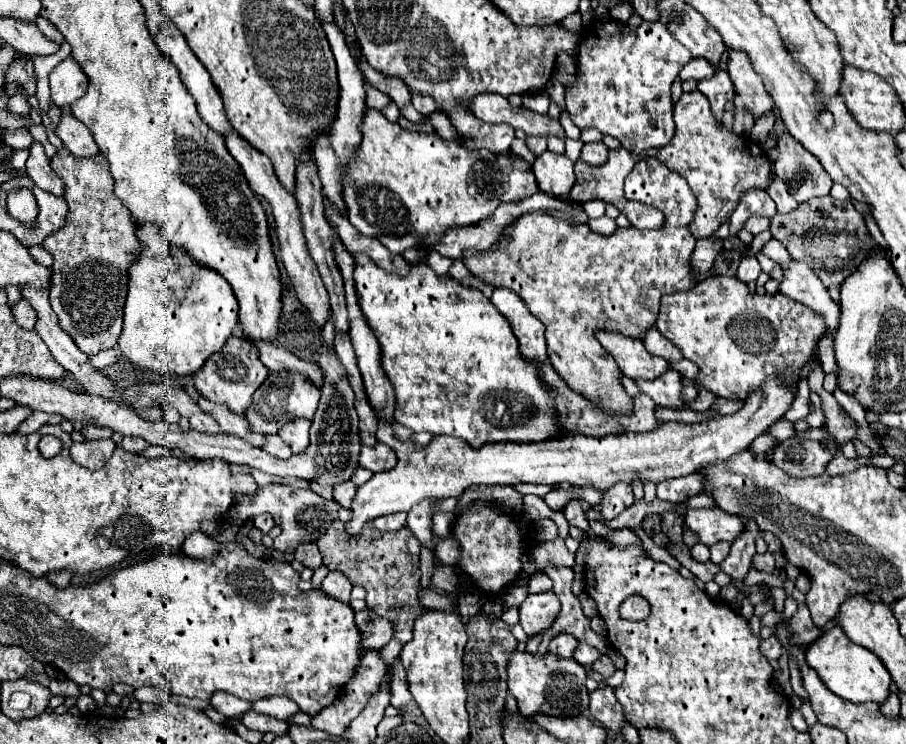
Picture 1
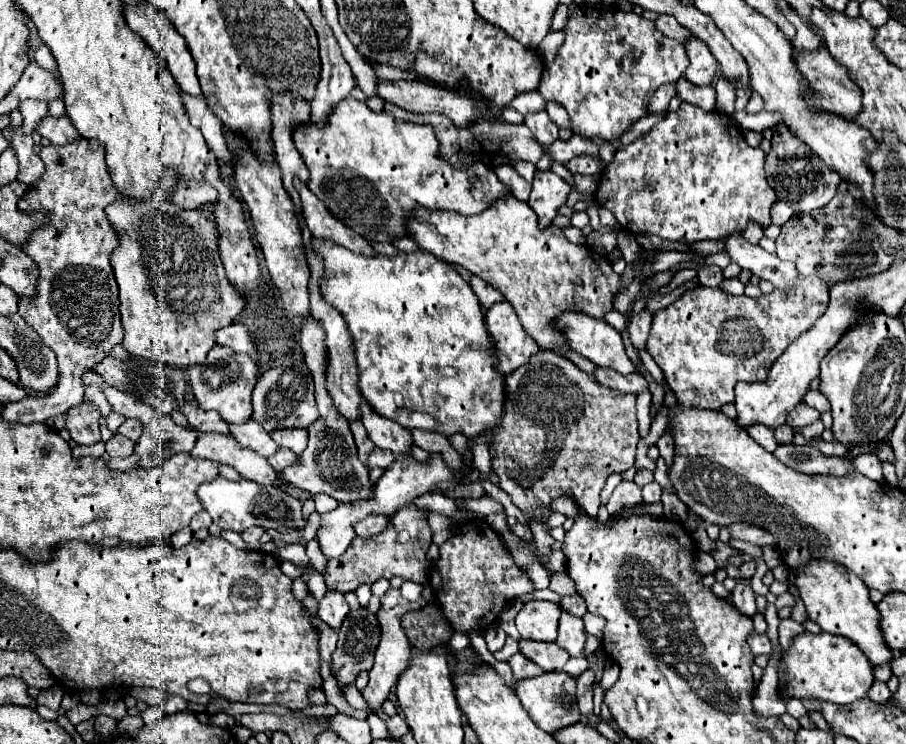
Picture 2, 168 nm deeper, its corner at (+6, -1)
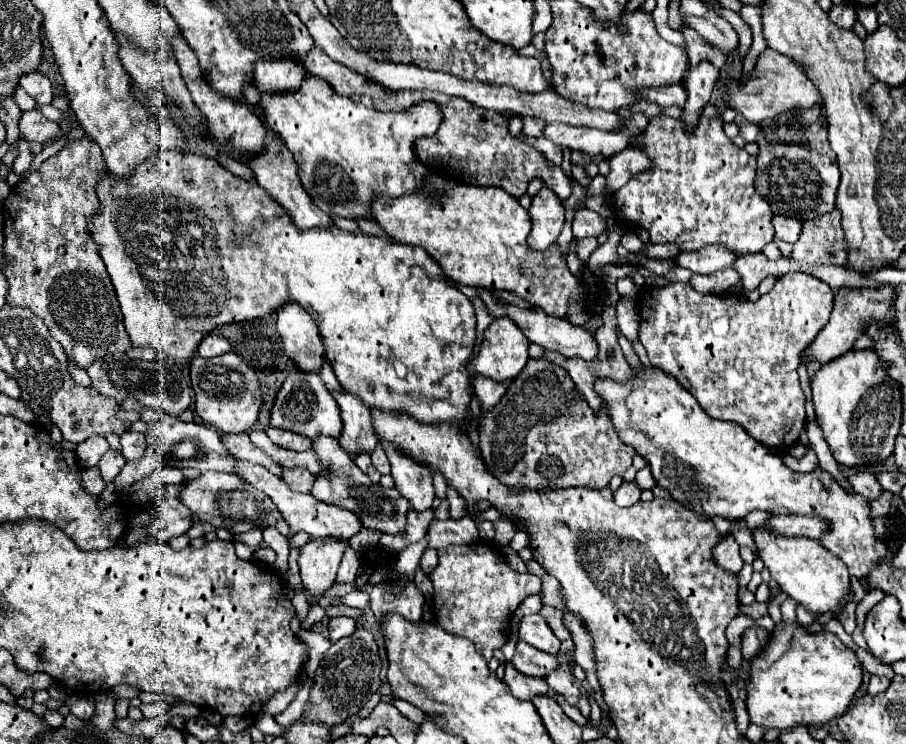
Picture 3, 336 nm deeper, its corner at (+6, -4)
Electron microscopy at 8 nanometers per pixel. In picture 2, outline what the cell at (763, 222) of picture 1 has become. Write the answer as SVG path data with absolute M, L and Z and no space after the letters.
M750 222L742 235L749 243L758 244L764 235L764 230L757 223Z

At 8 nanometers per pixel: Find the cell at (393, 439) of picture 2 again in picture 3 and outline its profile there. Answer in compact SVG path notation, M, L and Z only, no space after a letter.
M379 442L391 462L391 476L395 480L395 488L403 498L407 498L413 506L413 510L423 512L433 506L435 490L433 490L433 478L431 472L425 470L415 460L409 460L403 452L399 452L389 442Z

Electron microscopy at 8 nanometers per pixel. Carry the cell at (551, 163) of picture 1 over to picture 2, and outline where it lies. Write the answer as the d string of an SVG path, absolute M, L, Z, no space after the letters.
M551 169L535 173L529 205L539 215L541 227L551 225L553 217L557 215L557 207L561 207L567 201L569 193L571 185L559 175L555 175Z

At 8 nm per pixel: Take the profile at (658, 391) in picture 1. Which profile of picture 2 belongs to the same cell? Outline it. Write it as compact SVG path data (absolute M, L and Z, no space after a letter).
M597 369L595 373L595 379L601 383L601 385L607 385L607 387L613 387L617 391L633 391L631 387L631 379L613 371L613 369Z

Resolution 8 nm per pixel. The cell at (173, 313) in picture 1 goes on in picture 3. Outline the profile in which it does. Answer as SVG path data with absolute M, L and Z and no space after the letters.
M161 150L141 162L129 178L117 178L113 174L101 174L97 184L97 198L101 200L99 212L89 220L87 232L95 238L95 244L101 246L99 256L103 258L109 278L113 282L115 294L119 298L119 306L123 312L123 322L127 328L127 334L131 338L133 346L151 346L159 348L159 356L169 356L173 360L189 360L195 356L199 342L205 338L205 334L213 332L217 326L233 324L233 322L245 322L245 320L257 320L267 318L271 312L277 312L281 306L289 302L297 302L303 306L313 320L317 322L319 336L323 338L325 356L345 392L351 392L359 396L369 408L381 408L381 410L395 410L405 412L425 424L439 424L439 422L465 422L465 412L471 402L471 382L465 370L467 354L473 352L475 346L475 310L469 298L465 298L455 286L449 284L449 278L443 274L441 266L427 256L425 250L413 248L409 244L399 244L395 240L379 238L379 236L367 236L361 230L347 232L339 230L337 226L331 226L329 230L315 228L315 230L297 230L293 226L293 220L289 214L285 214L285 208L267 194L265 188L257 186L257 182L245 182L243 178L237 178L235 174L229 174L215 158L205 158L191 152L179 152L179 150Z

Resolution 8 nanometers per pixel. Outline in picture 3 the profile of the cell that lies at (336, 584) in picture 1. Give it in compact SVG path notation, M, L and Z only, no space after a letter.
M333 618L329 622L329 636L331 642L337 642L339 638L345 638L355 632L355 620L353 618Z

